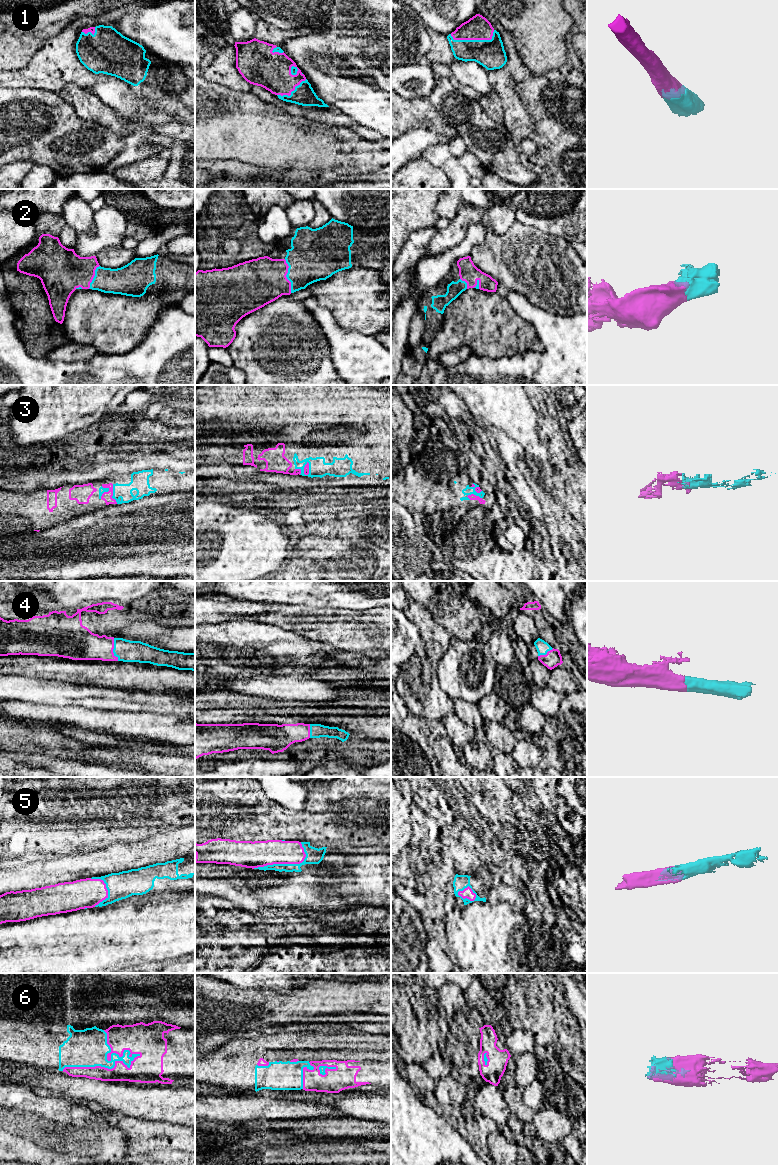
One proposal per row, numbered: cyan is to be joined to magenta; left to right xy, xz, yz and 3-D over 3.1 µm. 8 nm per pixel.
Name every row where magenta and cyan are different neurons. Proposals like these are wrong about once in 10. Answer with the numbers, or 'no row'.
no row

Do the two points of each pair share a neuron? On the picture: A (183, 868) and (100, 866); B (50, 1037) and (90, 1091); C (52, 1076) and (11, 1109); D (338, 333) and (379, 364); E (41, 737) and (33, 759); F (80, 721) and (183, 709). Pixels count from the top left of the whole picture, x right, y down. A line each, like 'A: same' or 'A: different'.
A: different
B: different
C: different
D: same
E: different
F: different

